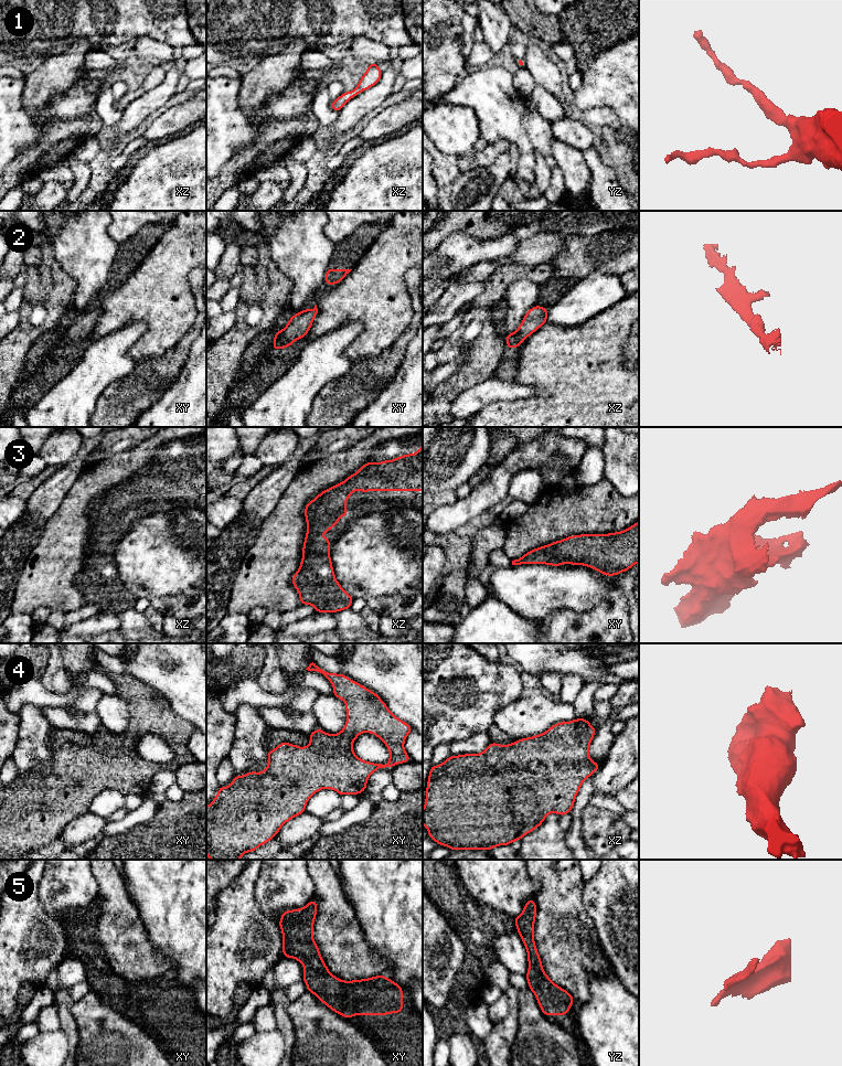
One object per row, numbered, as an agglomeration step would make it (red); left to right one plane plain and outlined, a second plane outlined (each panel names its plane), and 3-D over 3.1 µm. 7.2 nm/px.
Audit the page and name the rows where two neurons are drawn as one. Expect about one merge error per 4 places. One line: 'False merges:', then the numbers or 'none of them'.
False merges: none of them

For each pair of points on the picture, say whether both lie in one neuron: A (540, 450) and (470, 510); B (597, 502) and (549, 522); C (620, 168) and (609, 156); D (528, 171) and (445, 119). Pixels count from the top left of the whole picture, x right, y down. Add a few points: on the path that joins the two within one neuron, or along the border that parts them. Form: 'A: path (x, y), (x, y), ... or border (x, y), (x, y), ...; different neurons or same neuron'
A: path (522, 458), (488, 492); same neuron
B: path (585, 510), (561, 514); same neuron
C: path (618, 164), (613, 159); same neuron
D: border (472, 108), (479, 120), (480, 134); different neurons

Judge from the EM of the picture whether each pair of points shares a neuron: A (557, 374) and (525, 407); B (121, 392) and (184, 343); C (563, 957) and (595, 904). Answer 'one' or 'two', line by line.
A: one
B: one
C: two

